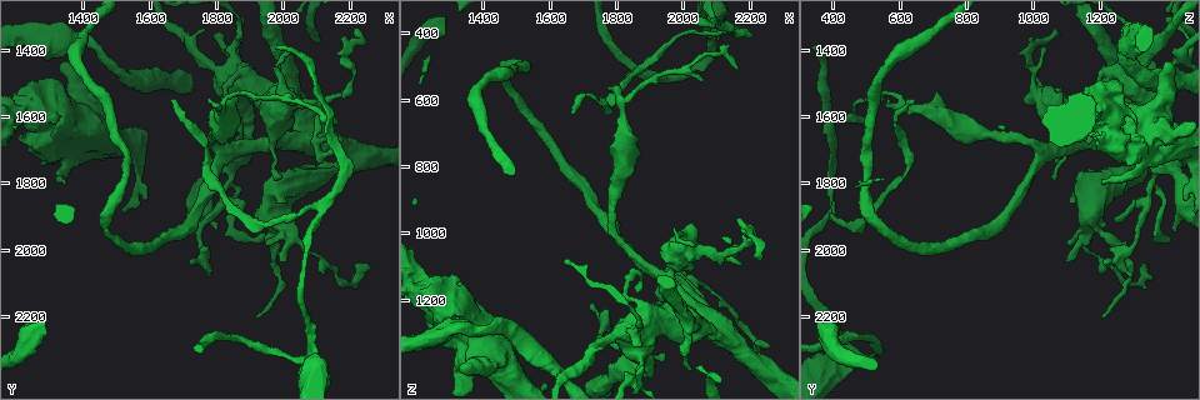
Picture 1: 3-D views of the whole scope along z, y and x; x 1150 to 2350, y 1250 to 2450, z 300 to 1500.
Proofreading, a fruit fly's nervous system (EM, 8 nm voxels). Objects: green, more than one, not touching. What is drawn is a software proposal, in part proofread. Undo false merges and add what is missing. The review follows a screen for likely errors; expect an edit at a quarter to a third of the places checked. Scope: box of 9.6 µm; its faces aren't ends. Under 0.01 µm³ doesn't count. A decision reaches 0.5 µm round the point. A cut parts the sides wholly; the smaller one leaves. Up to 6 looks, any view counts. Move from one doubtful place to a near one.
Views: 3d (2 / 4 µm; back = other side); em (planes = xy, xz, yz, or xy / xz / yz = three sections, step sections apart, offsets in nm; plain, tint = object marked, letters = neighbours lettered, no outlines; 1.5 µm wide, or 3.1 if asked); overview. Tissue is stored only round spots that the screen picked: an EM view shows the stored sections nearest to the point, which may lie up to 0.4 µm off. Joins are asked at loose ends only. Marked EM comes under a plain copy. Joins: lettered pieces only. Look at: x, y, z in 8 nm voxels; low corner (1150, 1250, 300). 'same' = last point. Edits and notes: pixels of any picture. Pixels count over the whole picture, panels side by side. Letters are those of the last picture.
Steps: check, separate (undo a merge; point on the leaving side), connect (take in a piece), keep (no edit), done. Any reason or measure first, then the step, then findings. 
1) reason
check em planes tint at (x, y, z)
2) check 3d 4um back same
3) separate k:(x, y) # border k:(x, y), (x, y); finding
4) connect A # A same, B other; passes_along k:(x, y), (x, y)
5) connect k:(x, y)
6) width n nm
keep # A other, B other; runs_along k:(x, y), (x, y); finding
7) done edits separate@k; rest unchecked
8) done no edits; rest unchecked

arms part here
check 3d 2um back at (1310, 1370, 1290)

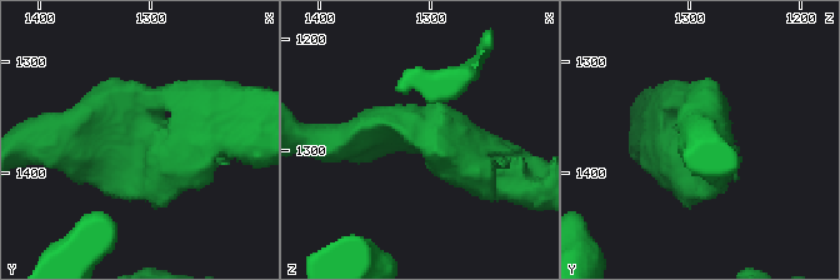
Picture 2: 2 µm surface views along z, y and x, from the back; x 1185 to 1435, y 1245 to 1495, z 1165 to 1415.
check em planes letters at (1318, 1374, 1280)

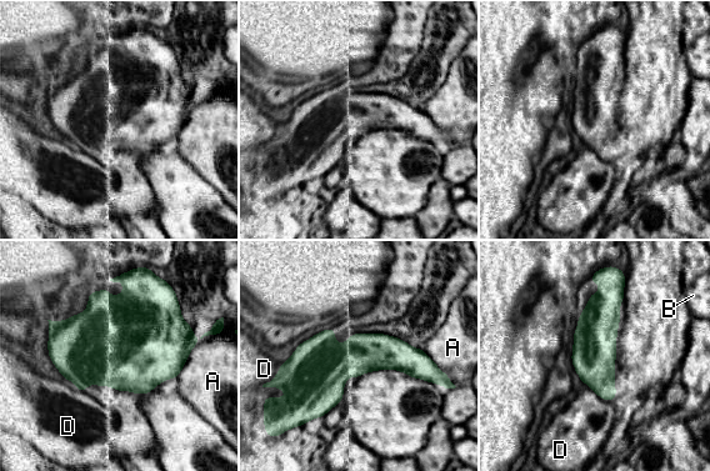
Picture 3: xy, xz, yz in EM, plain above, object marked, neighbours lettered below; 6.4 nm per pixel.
longest_contact A 340 nm
keep # A other, B other, D other; runs_along 3:(610, 269), (605, 396); one cell here

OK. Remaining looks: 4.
sudden change in width
check em xz step 4 tint at (1870, 1350, 1280)

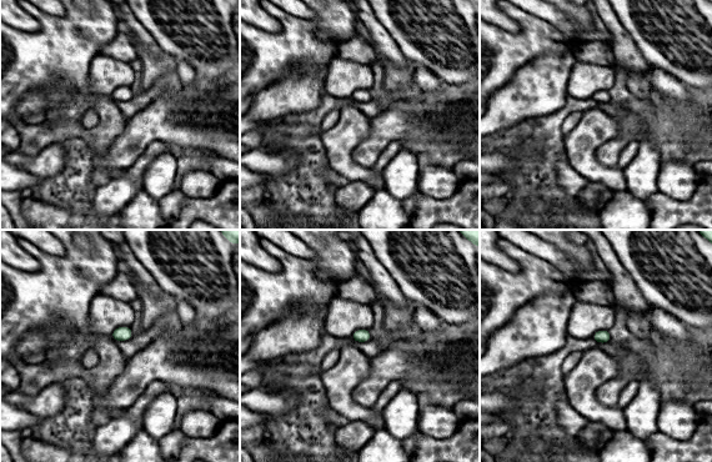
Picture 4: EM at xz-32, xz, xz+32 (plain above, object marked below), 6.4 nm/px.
check em planes letters same

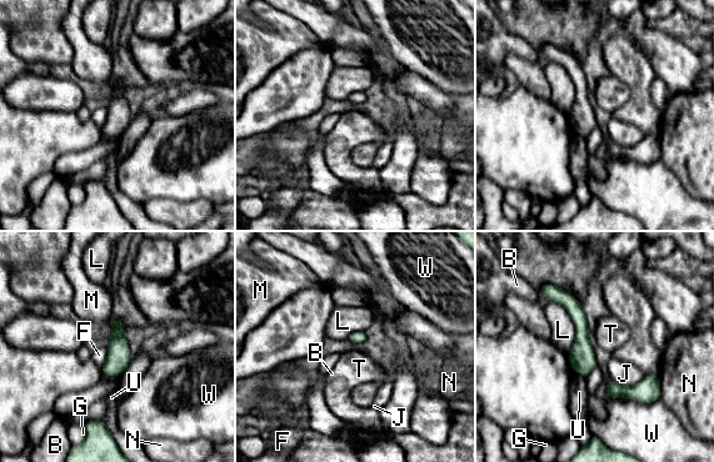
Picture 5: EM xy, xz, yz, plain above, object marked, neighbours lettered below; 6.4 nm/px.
keep # B other, F other, G other, J other, L other, M other, N other, T other, U other, W other; border 5:(131, 356), (128, 366), (119, 373); all the same cell

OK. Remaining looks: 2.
done no edits; rest unchecked

